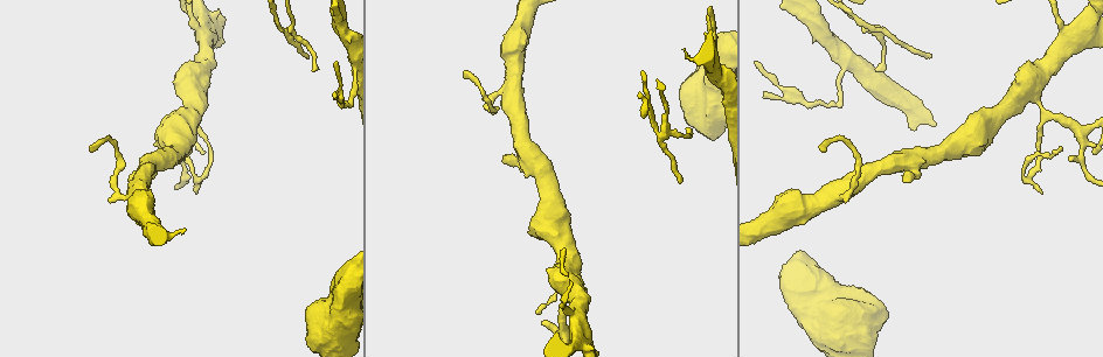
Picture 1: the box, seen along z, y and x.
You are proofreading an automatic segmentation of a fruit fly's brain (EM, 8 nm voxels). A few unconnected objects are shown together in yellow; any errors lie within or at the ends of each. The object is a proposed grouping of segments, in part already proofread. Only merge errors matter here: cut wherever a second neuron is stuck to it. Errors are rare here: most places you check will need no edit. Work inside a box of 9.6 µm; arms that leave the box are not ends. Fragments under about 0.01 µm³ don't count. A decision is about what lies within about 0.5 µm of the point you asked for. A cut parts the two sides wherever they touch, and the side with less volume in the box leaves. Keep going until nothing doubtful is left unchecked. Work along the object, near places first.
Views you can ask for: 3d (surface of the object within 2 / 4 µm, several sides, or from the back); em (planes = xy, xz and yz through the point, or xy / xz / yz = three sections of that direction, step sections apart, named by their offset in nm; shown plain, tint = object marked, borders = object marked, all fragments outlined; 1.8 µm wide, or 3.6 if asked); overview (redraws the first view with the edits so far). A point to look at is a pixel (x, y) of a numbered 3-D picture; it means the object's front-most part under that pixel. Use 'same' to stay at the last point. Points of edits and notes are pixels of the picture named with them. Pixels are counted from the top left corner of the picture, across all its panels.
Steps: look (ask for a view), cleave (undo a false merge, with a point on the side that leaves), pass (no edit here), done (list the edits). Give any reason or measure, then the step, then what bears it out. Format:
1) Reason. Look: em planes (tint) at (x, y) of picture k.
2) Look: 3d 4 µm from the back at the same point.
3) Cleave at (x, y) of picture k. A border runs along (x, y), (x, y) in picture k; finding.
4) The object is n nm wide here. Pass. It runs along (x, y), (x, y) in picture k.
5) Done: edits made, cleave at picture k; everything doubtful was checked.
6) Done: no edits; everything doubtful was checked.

Look: 3d 4 µm at (564, 333) of picture 1.

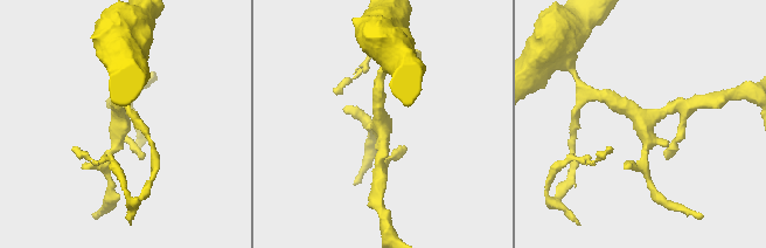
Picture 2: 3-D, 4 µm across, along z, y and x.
Now the EM. Look: em yz step 16 (tint) at (383, 123) of picture 2.

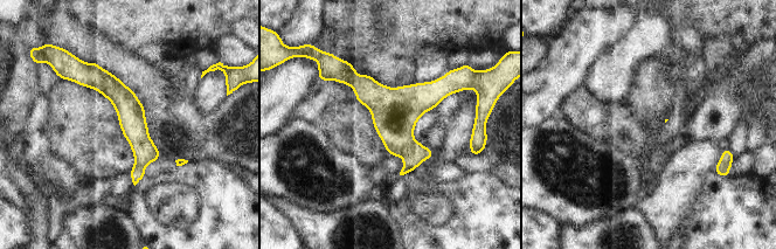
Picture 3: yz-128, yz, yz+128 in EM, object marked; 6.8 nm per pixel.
Cut it another way. Look: em planes (borders) at the same point.

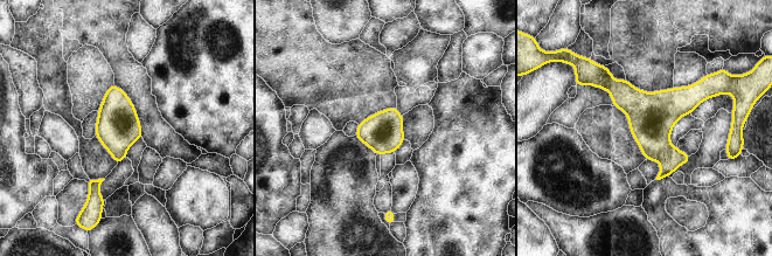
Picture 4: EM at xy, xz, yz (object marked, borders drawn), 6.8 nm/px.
Pass. Continuous, no second neuron.

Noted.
Calibre changes. Look: em 3.6 µm planes (tint) at (578, 331) of picture 1.

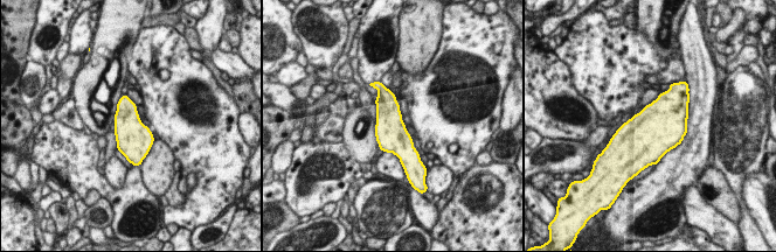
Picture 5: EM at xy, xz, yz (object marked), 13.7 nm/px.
Pass. One neuron here.

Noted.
Four or more arms meet. Look: em planes (plain) at (665, 124) of picture 1.

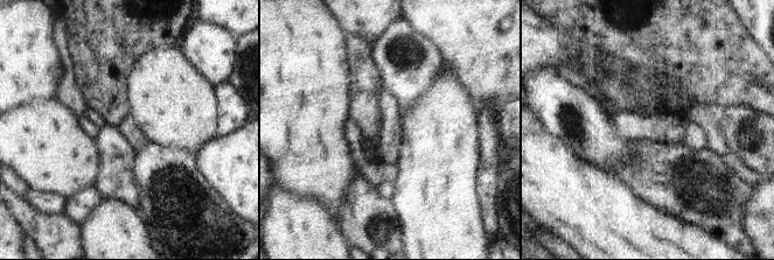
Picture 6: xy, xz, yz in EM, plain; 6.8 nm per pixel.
Look: em planes (tint) at the same point.

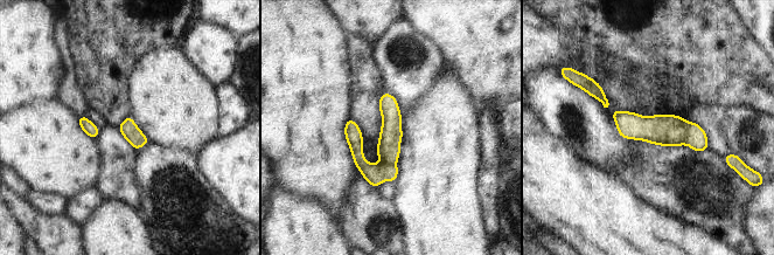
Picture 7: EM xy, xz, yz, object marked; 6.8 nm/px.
Cleave at (697, 140) of picture 7. A border runs along (689, 122), (685, 143) in picture 7; two neurons meet here.

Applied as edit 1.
Redraw. Look: overview.

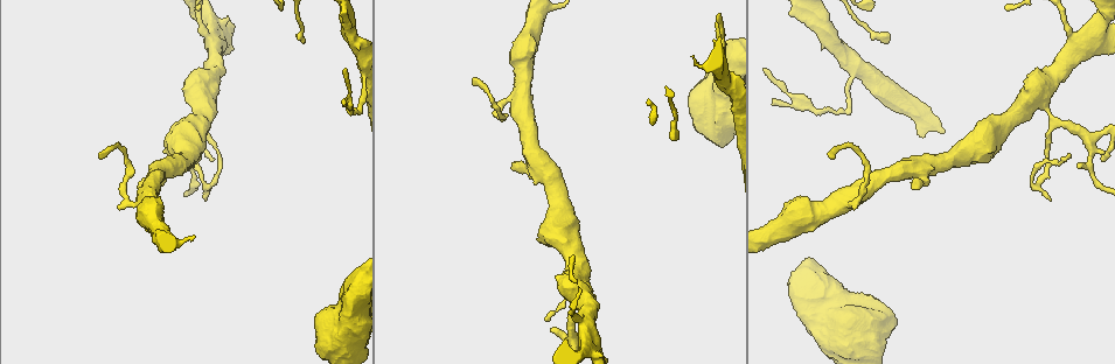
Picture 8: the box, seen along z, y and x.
Thick turns thin. Look: 3d 2 µm at (1051, 128) of picture 8.

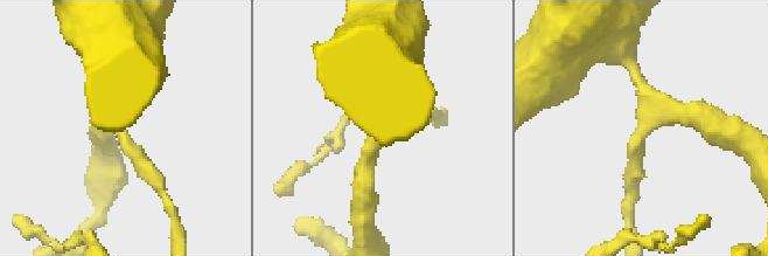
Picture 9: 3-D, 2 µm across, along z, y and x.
3 arms meet here. Look: em planes (plain) at (647, 126) of picture 9.

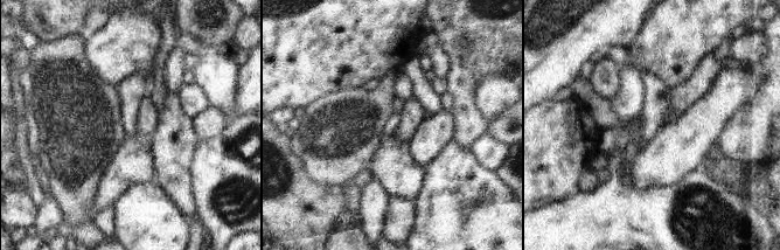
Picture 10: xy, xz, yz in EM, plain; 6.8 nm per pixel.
Look: em planes (tint) at the same point.

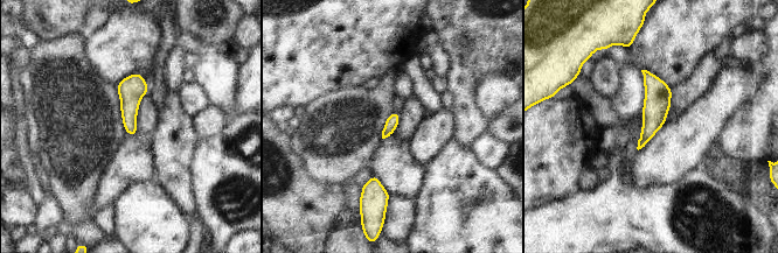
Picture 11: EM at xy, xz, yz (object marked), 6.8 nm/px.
The object is 90 nm wide here. Pass. It runs along (646, 74), (653, 121), (640, 143) in picture 11; one neuron here.

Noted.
Done: edits made, cleave at picture 7; everything doubtful was checked.

